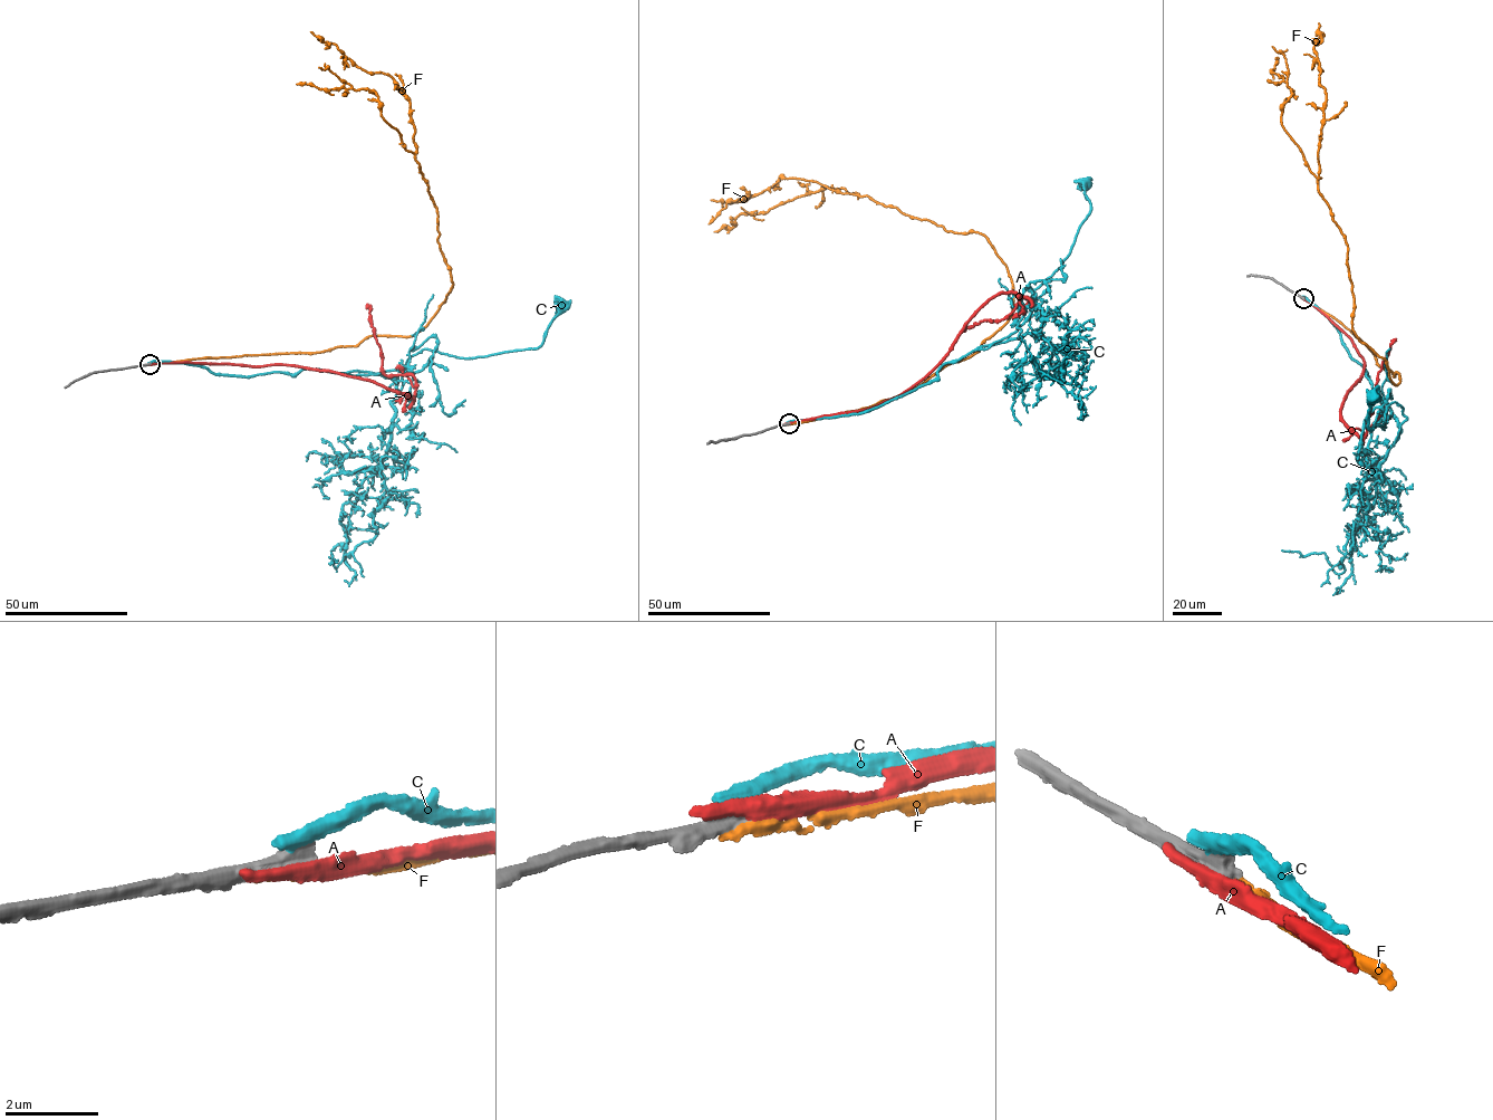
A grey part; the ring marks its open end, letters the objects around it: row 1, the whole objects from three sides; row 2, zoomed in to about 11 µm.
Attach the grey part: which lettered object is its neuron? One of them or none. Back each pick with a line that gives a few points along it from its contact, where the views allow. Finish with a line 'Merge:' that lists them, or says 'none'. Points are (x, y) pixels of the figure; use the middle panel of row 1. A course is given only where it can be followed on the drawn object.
Merge: none

